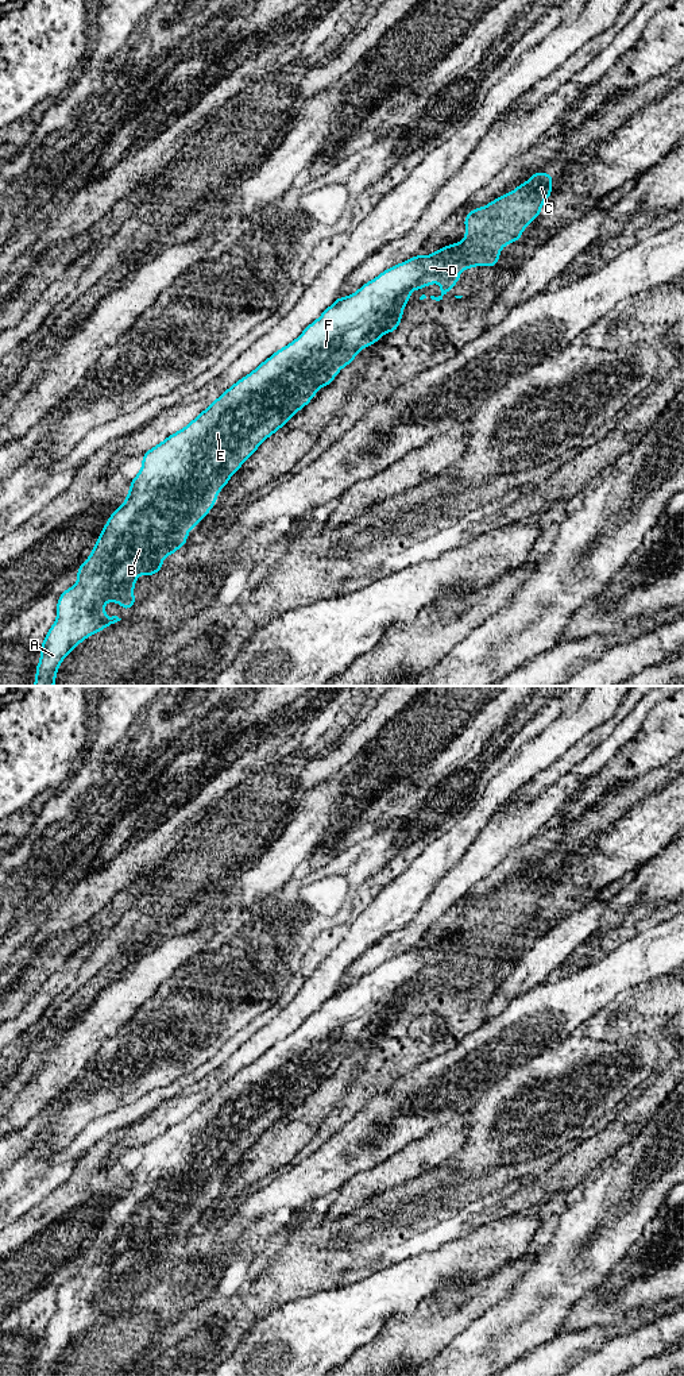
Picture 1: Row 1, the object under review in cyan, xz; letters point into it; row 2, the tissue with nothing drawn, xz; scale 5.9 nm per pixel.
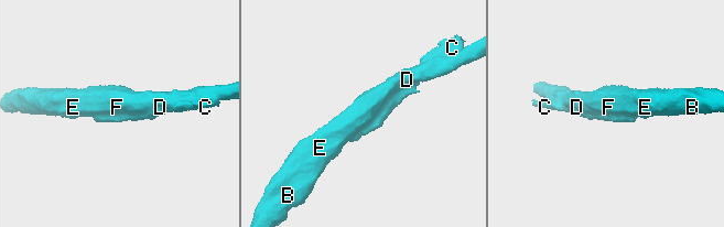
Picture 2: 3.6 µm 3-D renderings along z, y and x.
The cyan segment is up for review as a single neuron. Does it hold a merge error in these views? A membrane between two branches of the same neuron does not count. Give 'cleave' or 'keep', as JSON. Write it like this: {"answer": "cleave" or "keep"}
{"answer": "cleave"}

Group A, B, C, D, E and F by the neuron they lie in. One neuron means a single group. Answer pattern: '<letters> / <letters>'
A B D E F / C

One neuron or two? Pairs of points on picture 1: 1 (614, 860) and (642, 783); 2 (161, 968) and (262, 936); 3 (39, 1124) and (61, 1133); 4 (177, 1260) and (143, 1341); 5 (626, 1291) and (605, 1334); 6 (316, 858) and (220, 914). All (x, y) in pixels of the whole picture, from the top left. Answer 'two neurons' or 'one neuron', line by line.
1: two neurons
2: two neurons
3: two neurons
4: two neurons
5: two neurons
6: two neurons

